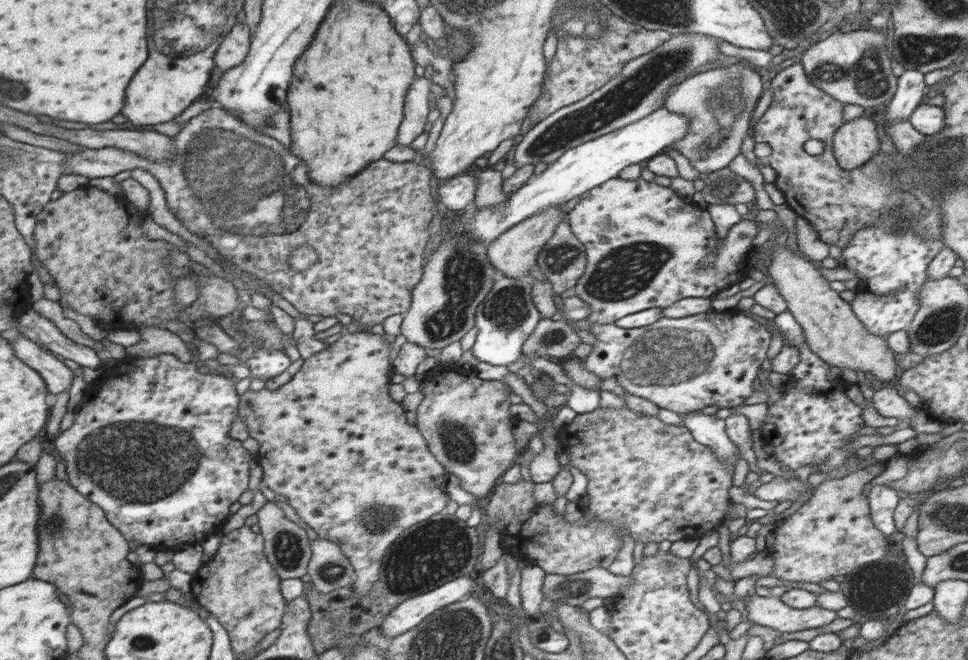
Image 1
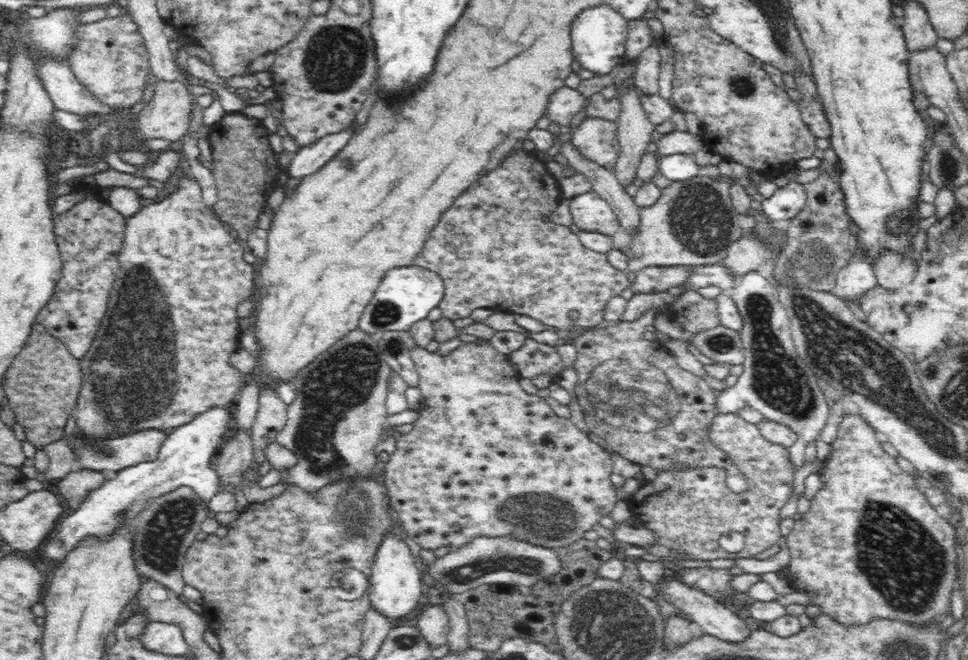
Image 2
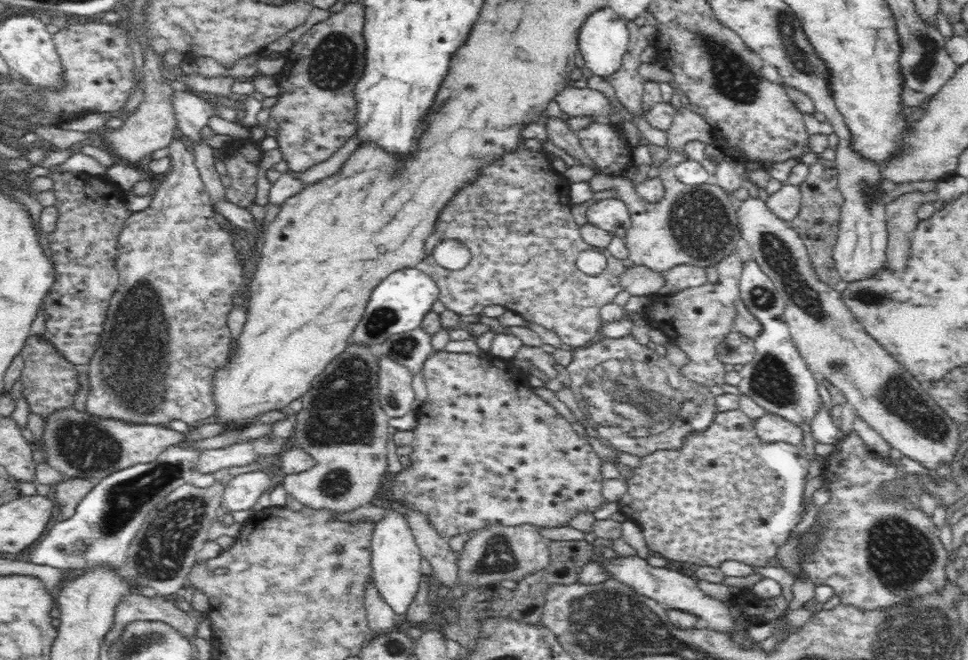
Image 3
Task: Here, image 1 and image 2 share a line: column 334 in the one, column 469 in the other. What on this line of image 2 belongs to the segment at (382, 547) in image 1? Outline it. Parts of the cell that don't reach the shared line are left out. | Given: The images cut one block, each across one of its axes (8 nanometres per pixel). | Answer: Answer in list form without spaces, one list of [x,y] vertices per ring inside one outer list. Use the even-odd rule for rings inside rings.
[[[480,339],[477,342],[462,343],[444,356],[438,351],[428,352],[425,348],[414,348],[412,359],[418,369],[418,387],[422,394],[420,407],[417,409],[418,419],[412,423],[412,430],[409,430],[408,434],[401,435],[396,440],[397,449],[389,456],[389,460],[384,466],[384,484],[388,505],[396,511],[409,538],[420,548],[434,552],[436,549],[445,547],[453,551],[478,536],[514,536],[519,540],[560,551],[560,548],[570,546],[572,542],[584,538],[585,533],[599,523],[602,515],[611,514],[618,499],[616,489],[610,481],[613,470],[610,455],[578,429],[570,419],[558,416],[544,400],[544,393],[533,395],[525,392],[518,381],[519,374],[512,366],[508,356],[500,354],[488,340]]]

